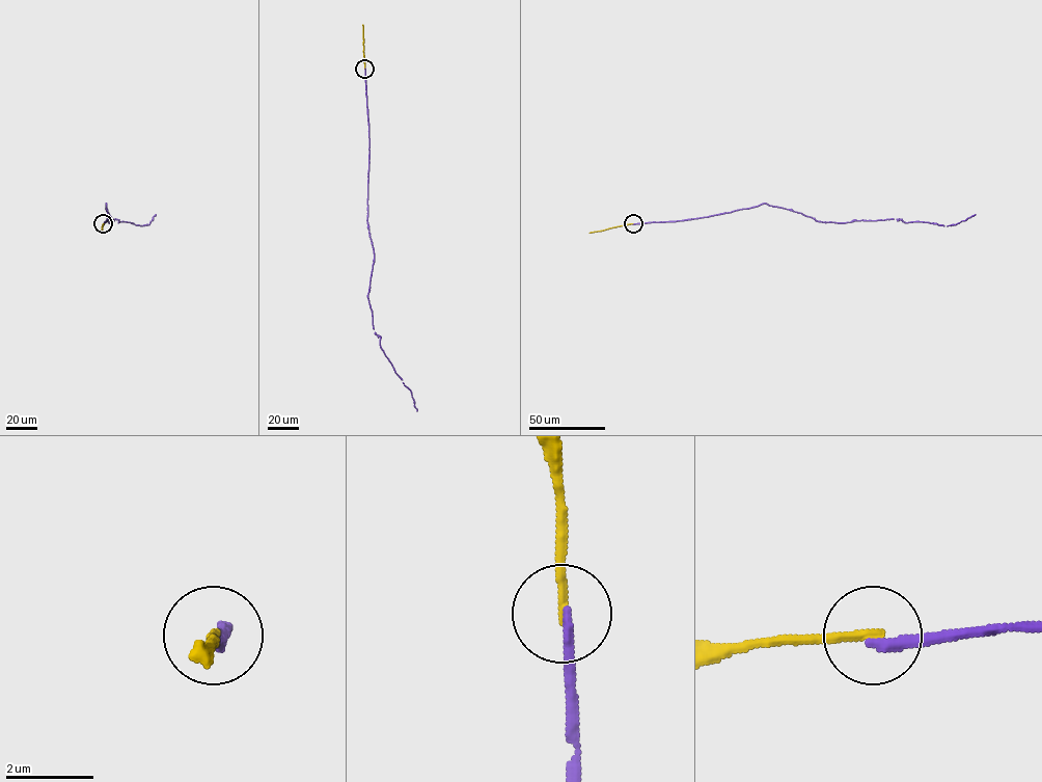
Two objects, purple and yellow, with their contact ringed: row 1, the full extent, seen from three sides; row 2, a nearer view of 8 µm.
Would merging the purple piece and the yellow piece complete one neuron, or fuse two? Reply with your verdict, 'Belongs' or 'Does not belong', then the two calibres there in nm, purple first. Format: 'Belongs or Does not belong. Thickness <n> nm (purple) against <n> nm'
Does not belong. Thickness 240 nm (purple) against 220 nm

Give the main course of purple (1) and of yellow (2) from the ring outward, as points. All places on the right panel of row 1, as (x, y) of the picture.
1: (633, 223), (706, 217), (763, 204), (824, 222), (888, 219), (947, 225), (976, 214)
2: (633, 223), (588, 233)

